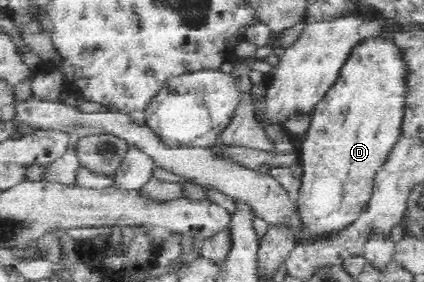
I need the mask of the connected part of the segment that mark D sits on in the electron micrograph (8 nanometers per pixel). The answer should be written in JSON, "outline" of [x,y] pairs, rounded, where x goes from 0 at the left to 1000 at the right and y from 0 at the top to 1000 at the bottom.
{"outline":[[[873,131],[858,138],[844,167],[835,167],[830,188],[825,188],[823,209],[809,234],[797,280],[788,291],[788,301],[769,326],[769,337],[738,379],[733,404],[733,440],[719,472],[712,500],[703,500],[708,514],[708,564],[712,564],[715,613],[710,631],[710,656],[703,677],[703,759],[708,773],[715,819],[724,830],[724,844],[733,848],[733,858],[755,844],[774,840],[774,830],[797,830],[802,819],[825,805],[840,777],[854,762],[858,730],[873,713],[875,691],[882,670],[882,645],[892,603],[906,585],[906,574],[915,564],[929,511],[941,496],[948,404],[950,404],[950,351],[955,340],[955,280],[958,262],[953,248],[953,227],[948,227],[946,188],[941,174],[917,145],[906,145],[889,131]]]}

